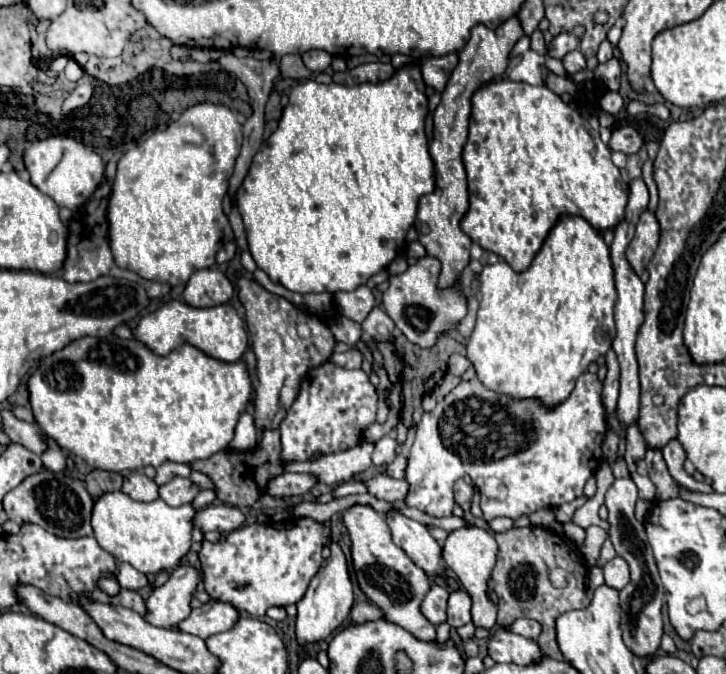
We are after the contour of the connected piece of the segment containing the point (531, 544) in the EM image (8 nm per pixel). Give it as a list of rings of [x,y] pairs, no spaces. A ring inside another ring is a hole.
[[[538,526],[512,528],[504,534],[496,534],[496,542],[498,556],[488,580],[488,588],[498,594],[498,626],[510,628],[518,618],[536,620],[542,624],[542,634],[538,636],[538,646],[542,652],[550,658],[562,658],[556,642],[556,618],[568,610],[582,610],[590,604],[590,598],[586,594],[588,568],[582,554],[566,536],[562,538],[560,534]],[[552,568],[564,568],[570,574],[564,588],[552,586],[548,578],[548,572]]]

